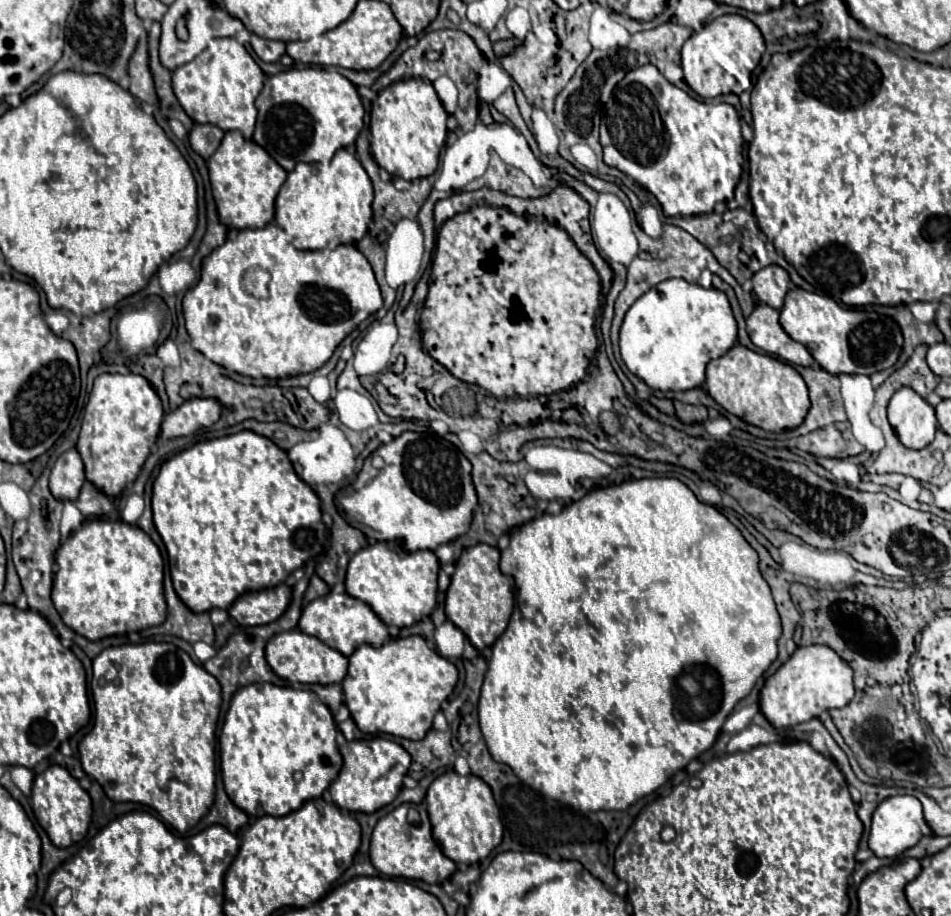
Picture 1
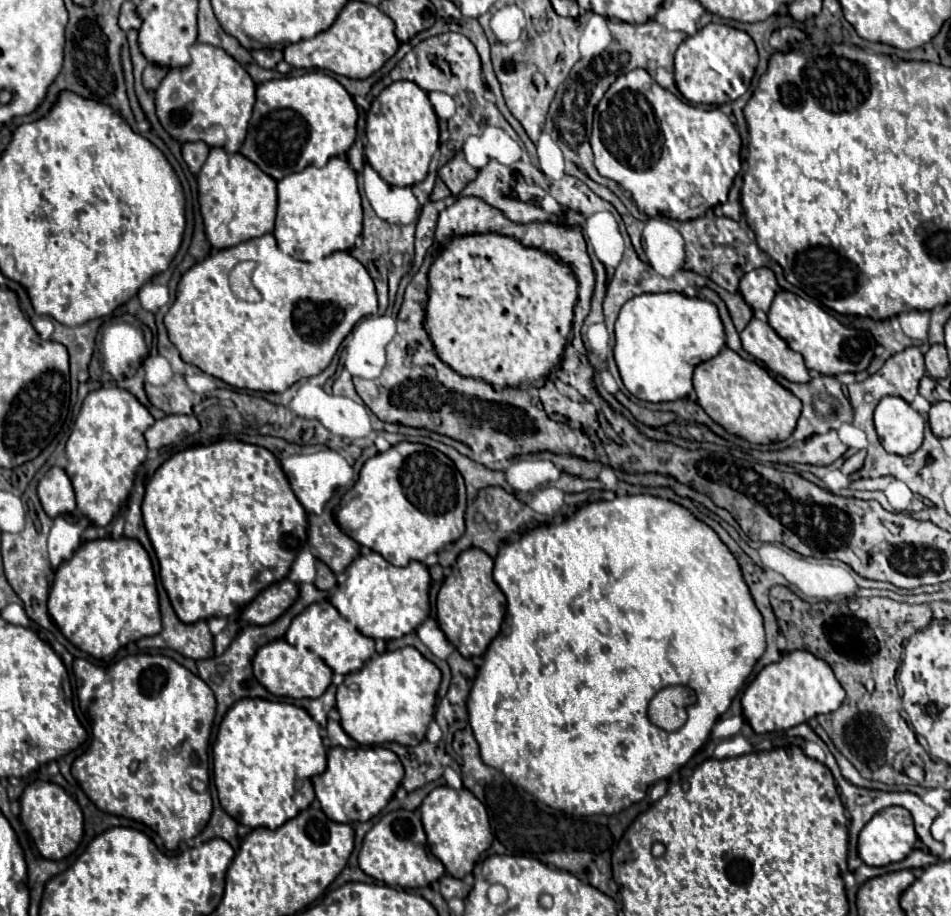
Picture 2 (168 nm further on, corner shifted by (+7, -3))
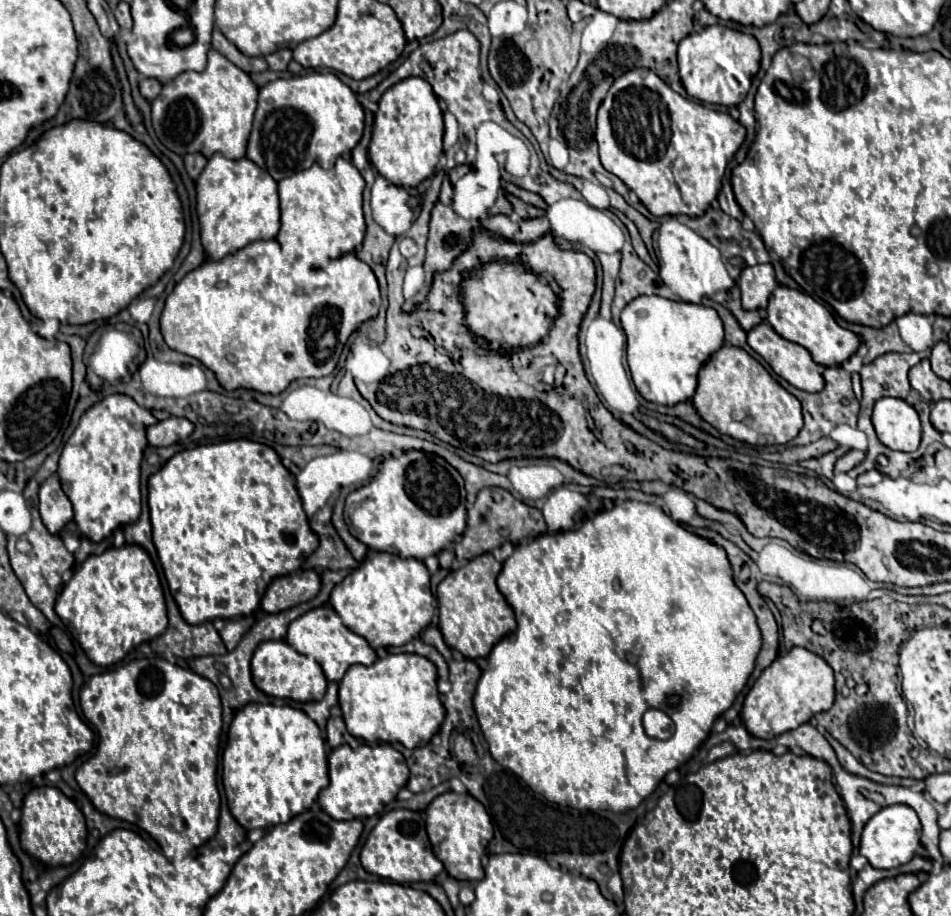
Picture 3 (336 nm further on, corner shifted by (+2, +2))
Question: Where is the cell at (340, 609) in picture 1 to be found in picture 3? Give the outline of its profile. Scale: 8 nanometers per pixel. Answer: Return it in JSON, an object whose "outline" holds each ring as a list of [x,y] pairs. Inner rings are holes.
{"outline":[[[328,606],[314,608],[314,610],[306,612],[304,616],[296,618],[290,624],[290,628],[288,628],[286,642],[296,652],[312,656],[322,666],[326,680],[332,680],[332,682],[340,682],[340,678],[346,674],[346,670],[350,666],[354,666],[354,664],[370,666],[376,660],[376,652],[370,648],[370,644],[362,636],[358,636],[352,630],[348,630],[342,624],[342,620],[338,618],[338,614],[332,608],[328,608]]]}

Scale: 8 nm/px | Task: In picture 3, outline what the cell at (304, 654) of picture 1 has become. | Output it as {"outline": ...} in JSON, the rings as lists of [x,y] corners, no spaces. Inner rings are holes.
{"outline":[[[284,640],[262,642],[252,656],[250,670],[252,670],[252,682],[258,690],[262,690],[268,696],[290,698],[296,702],[318,702],[320,698],[324,698],[326,684],[328,684],[320,664],[310,656],[298,654]]]}

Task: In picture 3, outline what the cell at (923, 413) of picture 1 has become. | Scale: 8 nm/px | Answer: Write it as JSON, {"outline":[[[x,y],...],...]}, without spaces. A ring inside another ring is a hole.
{"outline":[[[880,398],[874,404],[872,424],[878,440],[890,450],[914,452],[920,446],[918,412],[900,398]]]}

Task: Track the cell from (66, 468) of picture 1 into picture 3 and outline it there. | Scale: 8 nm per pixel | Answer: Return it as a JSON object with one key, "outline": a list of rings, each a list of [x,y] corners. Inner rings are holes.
{"outline":[[[50,476],[40,486],[40,516],[44,520],[44,526],[52,530],[52,534],[58,534],[68,522],[72,522],[72,502],[60,488],[58,476]]]}

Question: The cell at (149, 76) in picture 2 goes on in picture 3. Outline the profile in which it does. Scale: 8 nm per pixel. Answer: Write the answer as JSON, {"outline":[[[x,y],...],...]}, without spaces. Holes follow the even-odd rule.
{"outline":[[[142,78],[140,84],[138,84],[138,88],[140,88],[140,94],[142,94],[148,102],[152,102],[152,100],[160,94],[162,84],[160,84],[158,80],[154,80],[154,78]]]}

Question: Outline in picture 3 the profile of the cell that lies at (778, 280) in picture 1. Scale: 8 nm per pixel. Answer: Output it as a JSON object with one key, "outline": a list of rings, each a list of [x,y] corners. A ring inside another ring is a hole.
{"outline":[[[756,264],[756,266],[744,268],[738,278],[738,288],[742,292],[742,308],[764,310],[776,284],[778,282],[776,282],[772,264]]]}

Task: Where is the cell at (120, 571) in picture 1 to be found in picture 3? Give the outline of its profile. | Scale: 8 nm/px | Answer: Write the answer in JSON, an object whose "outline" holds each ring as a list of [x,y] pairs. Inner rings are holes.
{"outline":[[[140,546],[110,548],[100,556],[88,556],[56,602],[56,614],[96,666],[120,662],[132,648],[160,636],[166,626],[166,604],[158,572]]]}

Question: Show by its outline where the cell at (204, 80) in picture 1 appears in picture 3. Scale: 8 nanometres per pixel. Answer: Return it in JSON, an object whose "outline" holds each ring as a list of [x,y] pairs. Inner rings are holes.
{"outline":[[[208,52],[208,66],[200,72],[184,72],[166,84],[152,102],[152,126],[158,140],[178,156],[200,152],[210,158],[214,152],[230,160],[246,156],[248,134],[258,100],[258,86],[238,66],[232,66],[220,52]]]}

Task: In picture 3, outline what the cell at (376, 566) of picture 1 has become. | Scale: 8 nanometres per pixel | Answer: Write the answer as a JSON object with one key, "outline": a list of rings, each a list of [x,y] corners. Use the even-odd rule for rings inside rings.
{"outline":[[[378,552],[366,558],[352,574],[334,586],[330,606],[342,622],[366,638],[372,648],[404,646],[414,640],[434,616],[434,596],[430,590],[430,574],[424,562],[416,558],[402,560],[400,556]]]}

